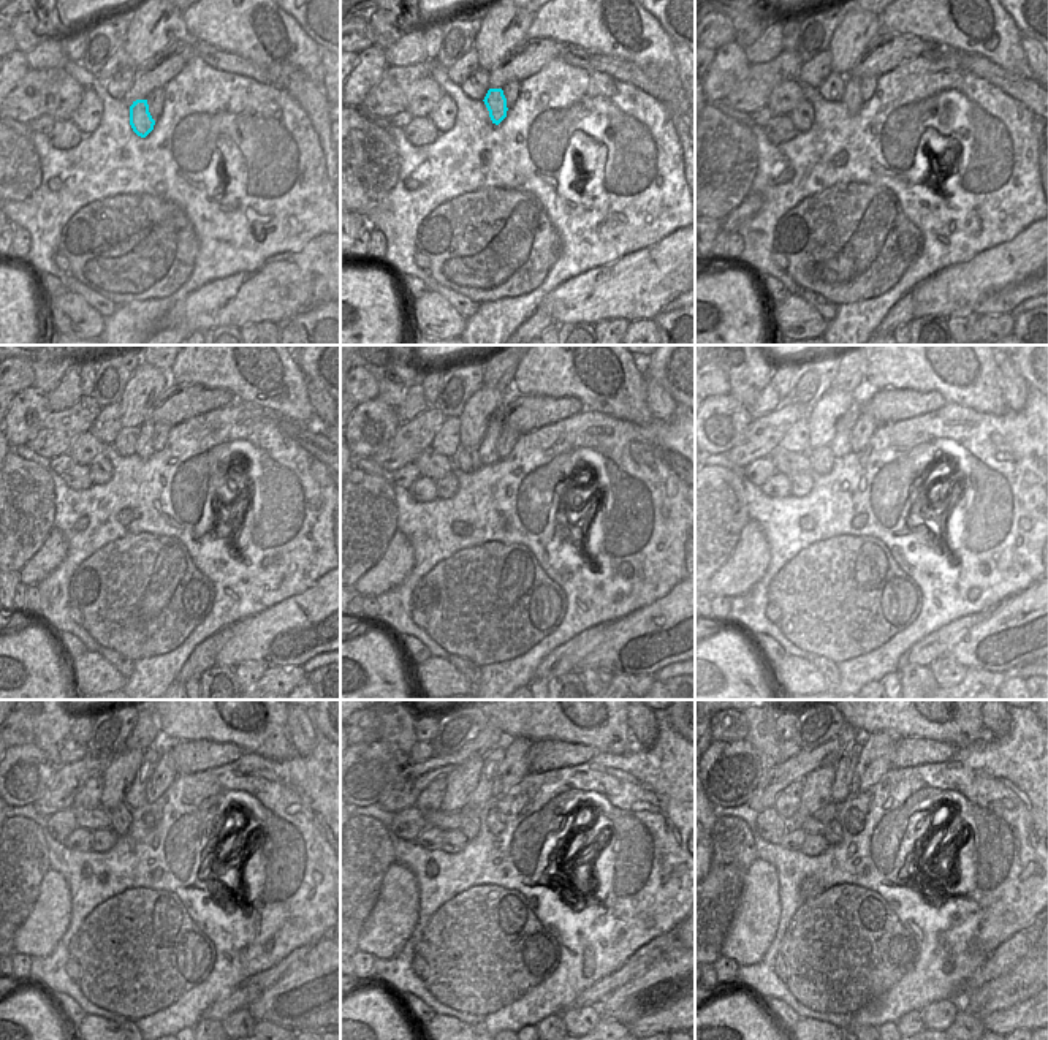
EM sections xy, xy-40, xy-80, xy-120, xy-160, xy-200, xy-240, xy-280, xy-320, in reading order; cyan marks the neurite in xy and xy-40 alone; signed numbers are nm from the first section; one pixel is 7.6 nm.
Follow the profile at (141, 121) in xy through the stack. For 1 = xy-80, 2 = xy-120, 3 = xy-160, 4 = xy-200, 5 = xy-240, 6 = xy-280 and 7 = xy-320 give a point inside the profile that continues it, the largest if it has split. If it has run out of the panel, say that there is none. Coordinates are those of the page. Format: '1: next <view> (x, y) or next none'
1: next xy-80 (852, 100)
2: next xy-120 (144, 447)
3: next xy-160 (494, 445)
4: next xy-200 (842, 444)
5: next xy-240 (133, 797)
6: next xy-280 (485, 789)
7: next xy-320 (844, 766)

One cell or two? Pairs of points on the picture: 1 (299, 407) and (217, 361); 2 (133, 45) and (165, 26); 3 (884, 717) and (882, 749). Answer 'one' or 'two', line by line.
1: one
2: one
3: two

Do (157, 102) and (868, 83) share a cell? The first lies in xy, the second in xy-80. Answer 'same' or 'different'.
same

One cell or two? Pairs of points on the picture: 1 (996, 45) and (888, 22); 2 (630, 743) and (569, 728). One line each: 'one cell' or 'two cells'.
1: one cell
2: one cell

